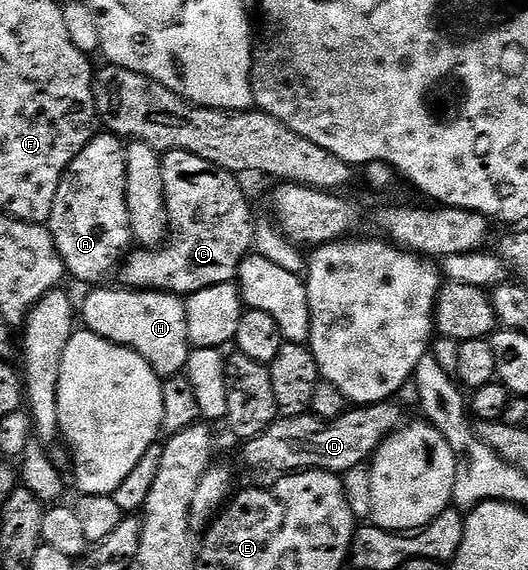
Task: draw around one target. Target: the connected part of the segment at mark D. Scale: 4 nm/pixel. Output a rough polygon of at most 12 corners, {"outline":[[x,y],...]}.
{"outline":[[394,399],[336,420],[283,416],[243,447],[251,468],[342,474],[404,423]]}

